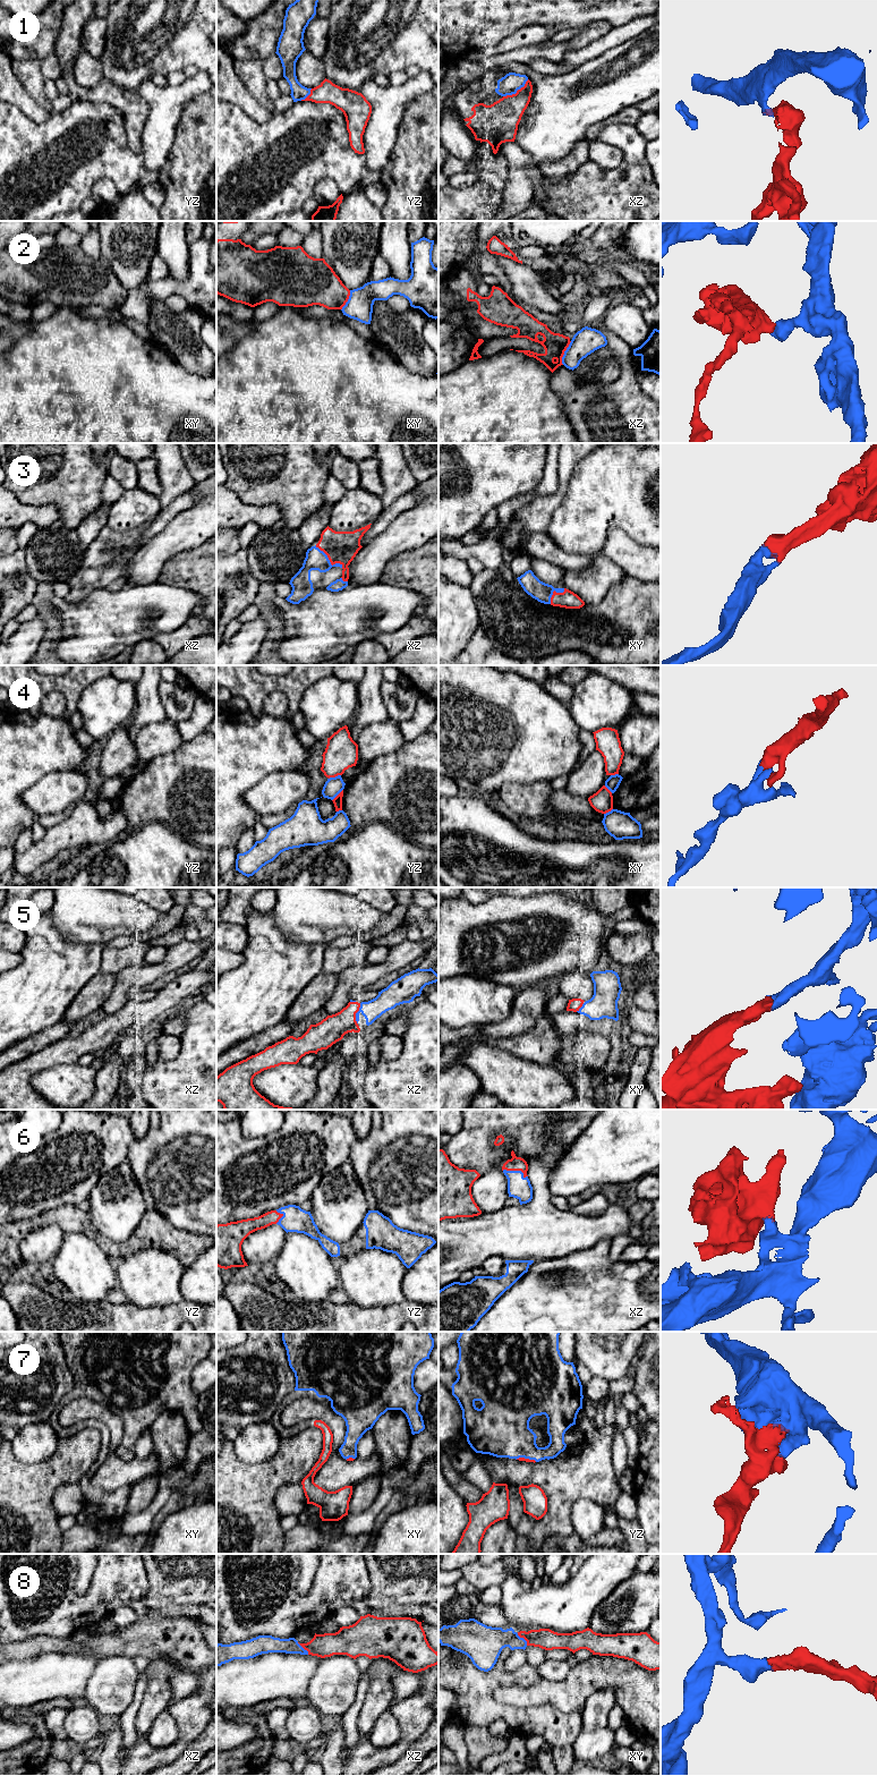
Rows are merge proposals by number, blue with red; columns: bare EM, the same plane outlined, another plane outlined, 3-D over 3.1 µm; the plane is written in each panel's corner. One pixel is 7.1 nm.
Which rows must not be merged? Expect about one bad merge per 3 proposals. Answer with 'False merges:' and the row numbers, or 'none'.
False merges: 2, 4

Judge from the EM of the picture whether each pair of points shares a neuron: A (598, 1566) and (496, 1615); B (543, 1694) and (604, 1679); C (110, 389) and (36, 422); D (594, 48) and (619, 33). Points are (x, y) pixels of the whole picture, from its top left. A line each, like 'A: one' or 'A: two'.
A: two
B: one
C: one
D: one

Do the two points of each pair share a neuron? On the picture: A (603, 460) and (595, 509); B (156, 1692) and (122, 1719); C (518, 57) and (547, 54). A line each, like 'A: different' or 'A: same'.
A: same
B: different
C: same

